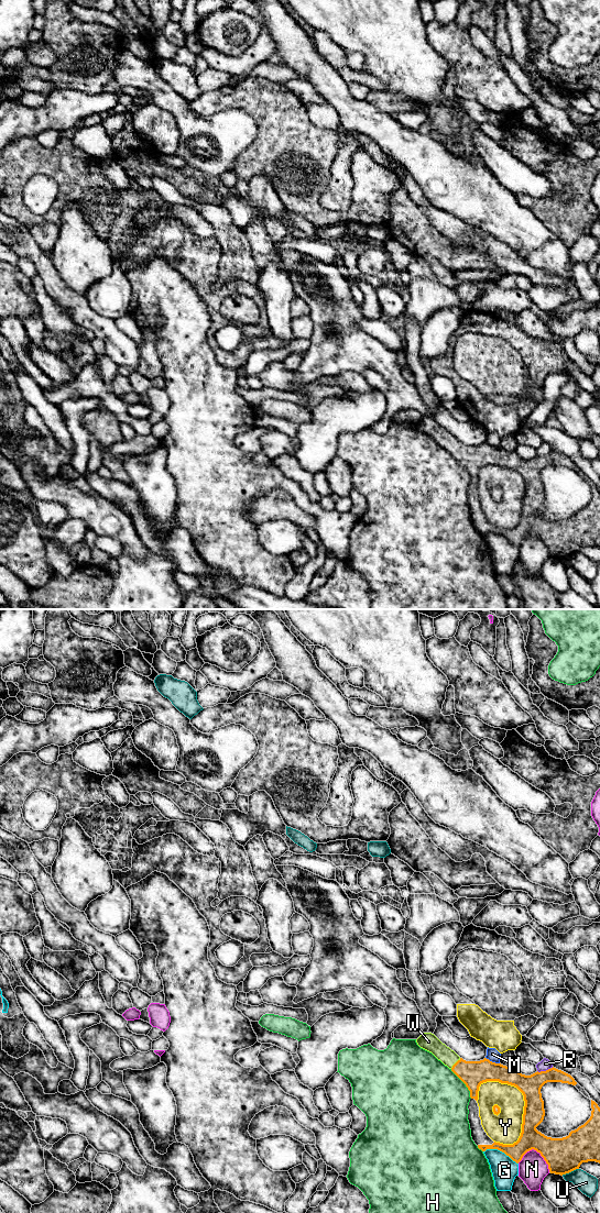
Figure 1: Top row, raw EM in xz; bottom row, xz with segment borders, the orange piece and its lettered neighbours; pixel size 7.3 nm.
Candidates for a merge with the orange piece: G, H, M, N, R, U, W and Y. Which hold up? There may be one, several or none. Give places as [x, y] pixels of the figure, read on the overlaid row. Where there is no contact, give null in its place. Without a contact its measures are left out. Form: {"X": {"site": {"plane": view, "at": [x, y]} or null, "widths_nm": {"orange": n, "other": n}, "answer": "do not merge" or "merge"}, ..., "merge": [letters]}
{"G": {"site": {"plane": "xz", "at": [501, 1150]}, "widths_nm": {"orange": 160, "other": 190}, "answer": "do not merge"}, "H": {"site": {"plane": "xz", "at": [464, 1082]}, "widths_nm": {"orange": 190, "other": 480}, "answer": "do not merge"}, "M": {"site": {"plane": "xz", "at": [491, 1061]}, "widths_nm": {"orange": 190, "other": 90}, "answer": "do not merge"}, "N": {"site": {"plane": "xz", "at": [537, 1151]}, "widths_nm": {"orange": 260, "other": 200}, "answer": "do not merge"}, "R": {"site": {"plane": "xz", "at": [546, 1070]}, "widths_nm": {"orange": 160, "other": 80}, "answer": "do not merge"}, "U": {"site": {"plane": "xz", "at": [569, 1171]}, "widths_nm": {"orange": 260, "other": 140}, "answer": "do not merge"}, "W": {"site": {"plane": "xz", "at": [455, 1063]}, "widths_nm": {"orange": 190, "other": 130}, "answer": "merge"}, "Y": {"site": {"plane": "xz", "at": [524, 1100]}, "widths_nm": {"orange": 160, "other": 240}, "answer": "do not merge"}, "merge": ["W"]}

